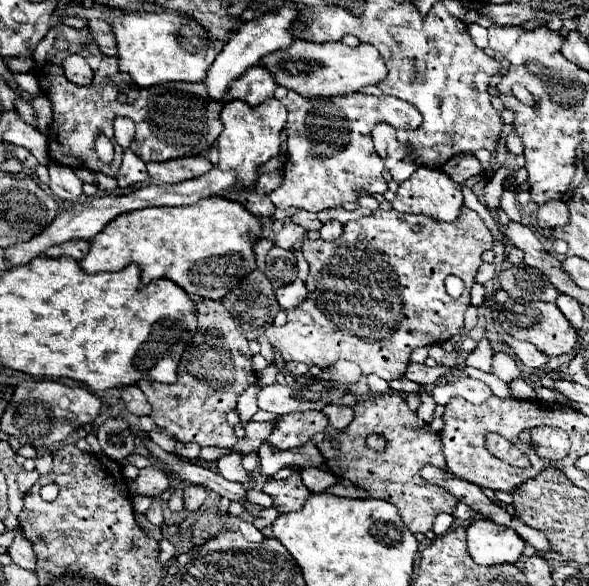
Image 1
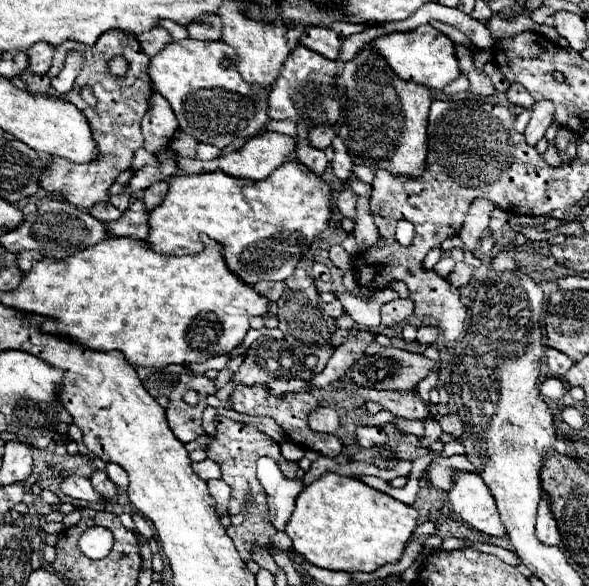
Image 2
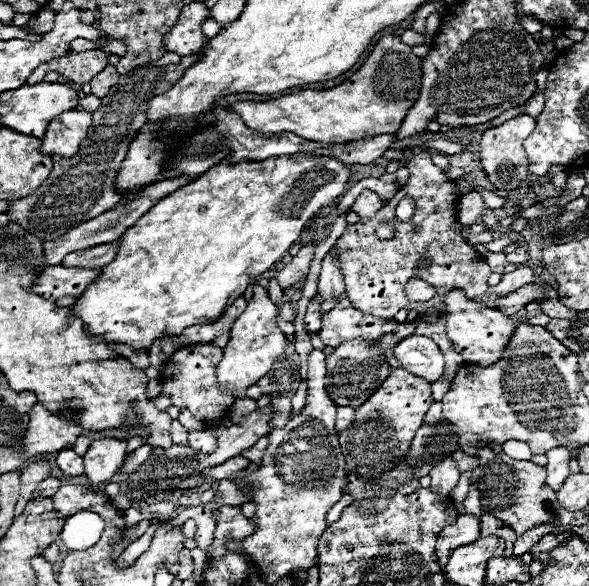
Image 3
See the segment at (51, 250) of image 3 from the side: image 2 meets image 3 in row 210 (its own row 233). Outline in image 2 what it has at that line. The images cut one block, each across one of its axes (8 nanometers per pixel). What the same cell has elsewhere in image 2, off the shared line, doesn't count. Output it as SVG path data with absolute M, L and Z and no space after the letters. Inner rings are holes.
M136 200L124 214L122 218L114 222L106 222L108 234L112 236L128 236L136 240L144 240L148 236L148 212L144 210L144 204Z

